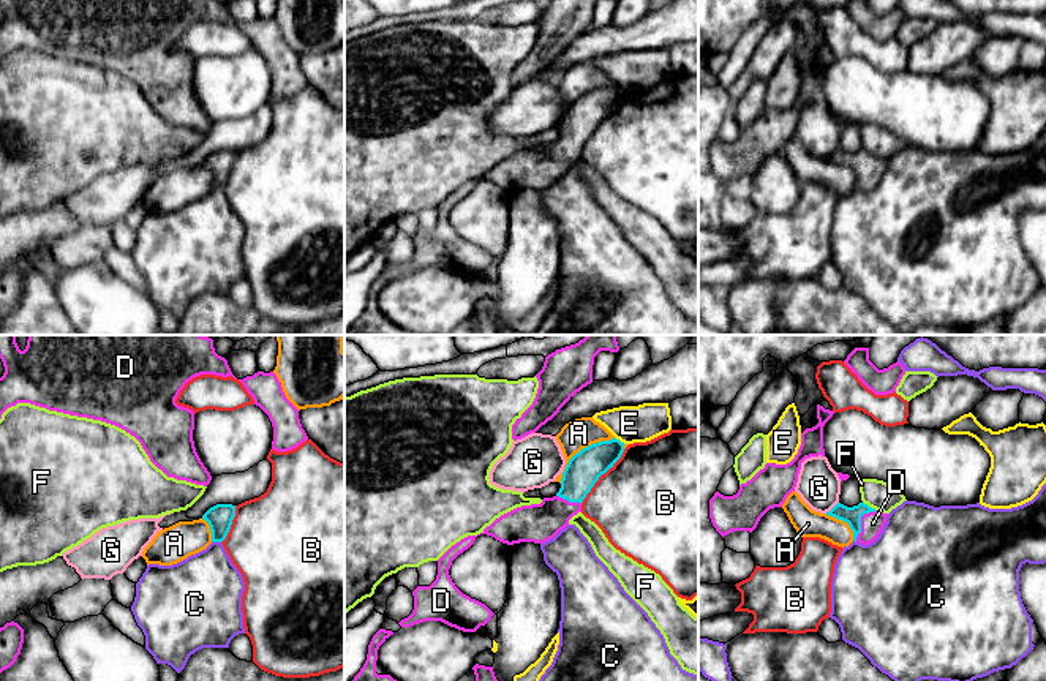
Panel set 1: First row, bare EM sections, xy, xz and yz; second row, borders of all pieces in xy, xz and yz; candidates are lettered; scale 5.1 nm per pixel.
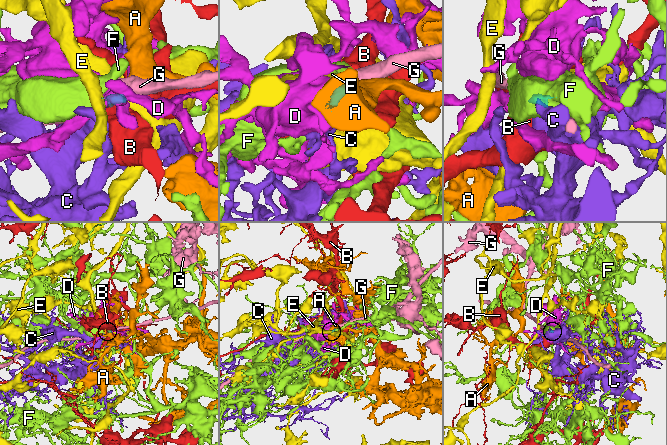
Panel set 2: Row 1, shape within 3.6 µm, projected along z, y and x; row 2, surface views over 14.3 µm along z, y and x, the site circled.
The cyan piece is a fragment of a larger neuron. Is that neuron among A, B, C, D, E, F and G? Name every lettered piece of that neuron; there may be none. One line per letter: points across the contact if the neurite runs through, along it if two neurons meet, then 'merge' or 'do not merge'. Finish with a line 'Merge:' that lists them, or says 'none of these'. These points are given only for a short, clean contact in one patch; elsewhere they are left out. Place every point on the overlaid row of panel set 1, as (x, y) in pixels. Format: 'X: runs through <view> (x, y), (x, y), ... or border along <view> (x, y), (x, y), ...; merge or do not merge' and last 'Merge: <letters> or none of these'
A: do not merge
B: border along xz (624, 449), (580, 503); do not merge
C: border along xy (212, 541), (220, 542); do not merge
D: runs through yz (852, 515), (860, 522), (872, 523); merge
E: border along xz (615, 436), (624, 443); do not merge
F: border along yz (863, 501), (876, 509); do not merge
G: border along yz (838, 501), (825, 512); do not merge
Merge: D

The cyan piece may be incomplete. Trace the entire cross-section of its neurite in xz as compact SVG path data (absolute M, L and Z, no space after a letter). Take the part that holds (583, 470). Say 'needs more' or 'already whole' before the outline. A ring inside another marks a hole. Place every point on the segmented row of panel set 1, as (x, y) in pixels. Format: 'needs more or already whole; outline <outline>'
needs more; outline M613 438L581 449L575 453L561 479L561 488L540 504L517 507L487 526L480 534L514 545L520 542L544 544L569 525L581 512L581 502L594 483L621 458L624 442Z

